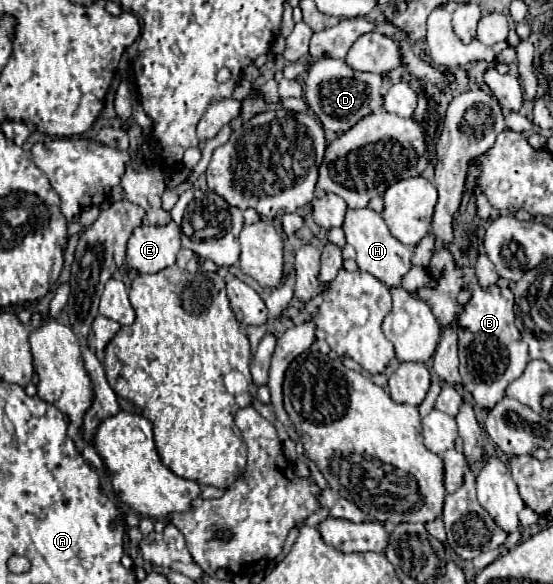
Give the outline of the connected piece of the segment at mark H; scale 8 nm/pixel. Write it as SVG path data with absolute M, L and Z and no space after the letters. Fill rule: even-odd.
M347 209L345 213L345 221L343 221L343 231L345 231L345 239L349 245L355 247L357 251L357 265L361 271L371 273L373 277L377 277L379 281L383 281L387 287L399 287L401 285L401 277L409 271L411 267L411 255L413 249L403 245L401 241L397 241L387 223L383 221L383 217L369 209Z

